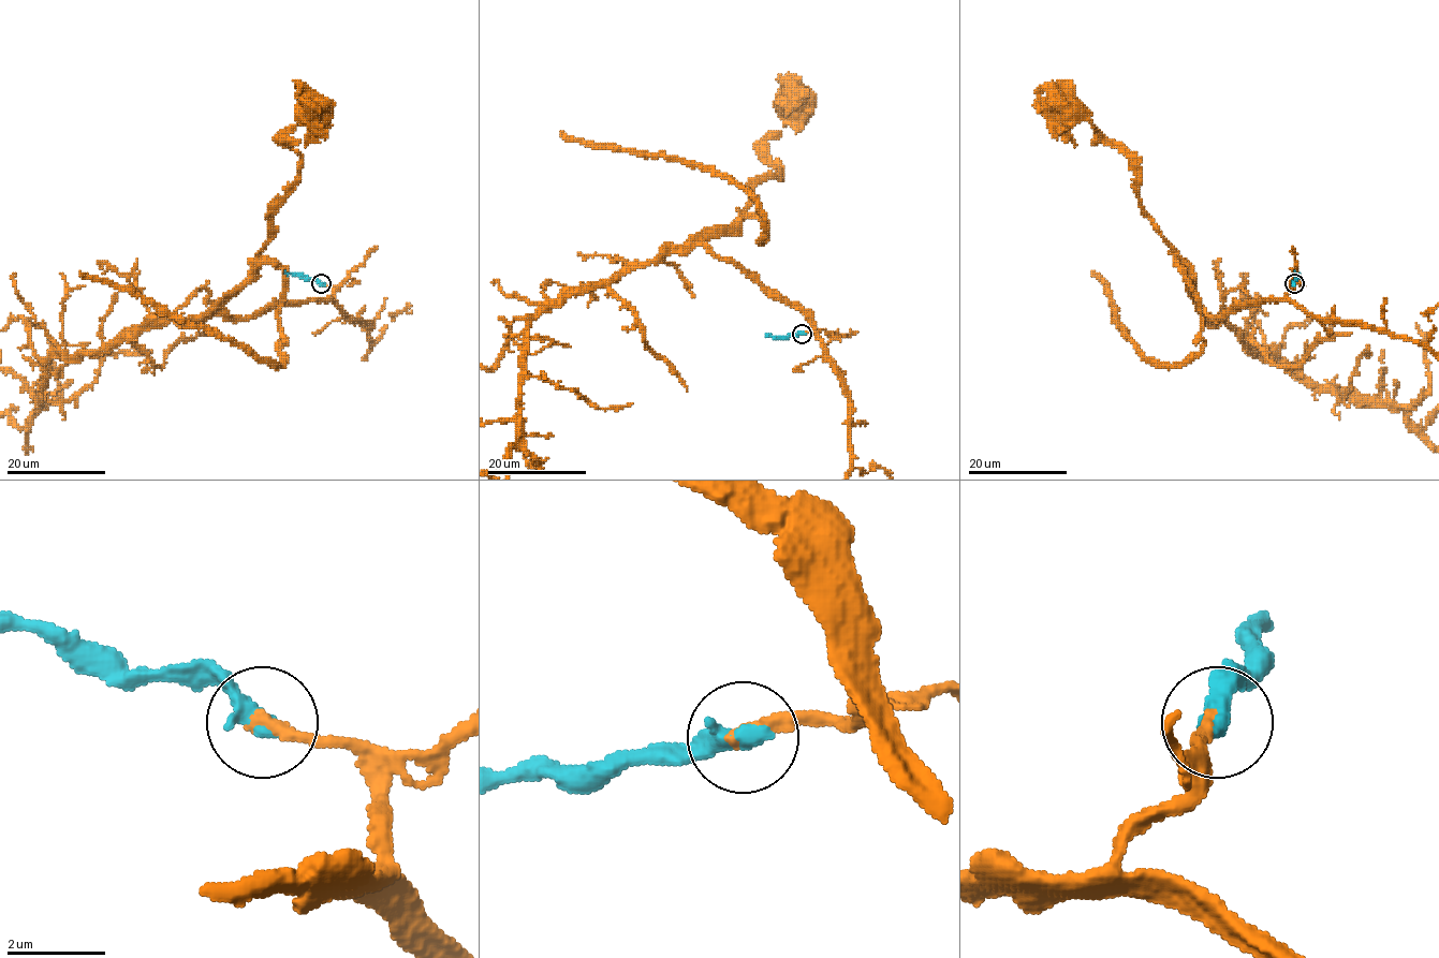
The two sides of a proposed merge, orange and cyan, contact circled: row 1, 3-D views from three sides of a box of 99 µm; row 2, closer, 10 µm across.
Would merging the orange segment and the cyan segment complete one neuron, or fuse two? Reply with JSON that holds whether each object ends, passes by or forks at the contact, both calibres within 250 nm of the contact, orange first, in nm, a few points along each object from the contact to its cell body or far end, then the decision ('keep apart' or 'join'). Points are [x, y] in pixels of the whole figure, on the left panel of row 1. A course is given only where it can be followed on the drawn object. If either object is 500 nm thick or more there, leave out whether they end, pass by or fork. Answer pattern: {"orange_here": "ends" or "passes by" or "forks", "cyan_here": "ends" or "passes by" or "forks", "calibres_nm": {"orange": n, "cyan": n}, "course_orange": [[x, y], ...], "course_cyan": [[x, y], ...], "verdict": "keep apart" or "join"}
{"orange_here": "ends", "cyan_here": "ends", "calibres_nm": {"orange": 280, "cyan": 480}, "course_orange": [[320, 283], [331, 299], [283, 301], [239, 319], [222, 307], [290, 193], [300, 157], [285, 134], [310, 109]], "course_cyan": [[320, 283], [285, 271]], "verdict": "join"}

